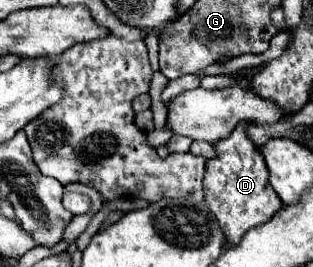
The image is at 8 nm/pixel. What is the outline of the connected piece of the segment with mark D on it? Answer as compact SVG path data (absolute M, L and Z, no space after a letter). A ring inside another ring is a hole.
M239 124L225 140L217 142L215 150L217 158L207 160L203 178L205 202L221 230L225 230L225 246L235 246L249 228L271 220L273 214L283 208L283 202L267 182L269 170L265 170L265 160L257 152L257 146L245 136L245 124Z

